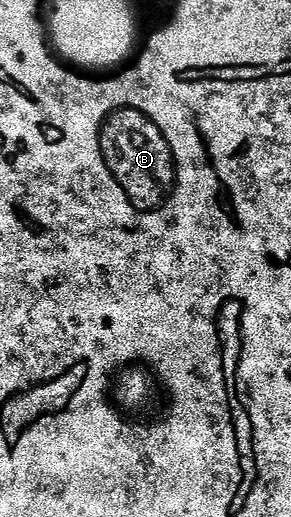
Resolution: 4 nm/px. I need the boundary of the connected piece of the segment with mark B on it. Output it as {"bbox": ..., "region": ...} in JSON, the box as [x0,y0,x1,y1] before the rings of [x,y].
{"bbox":[97,106,181,216],"region":[[[120,106],[107,110],[99,120],[97,149],[102,150],[106,166],[122,186],[122,194],[142,216],[156,216],[171,202],[180,189],[181,177],[178,162],[170,150],[168,136],[154,126],[151,113],[135,106]]]}

